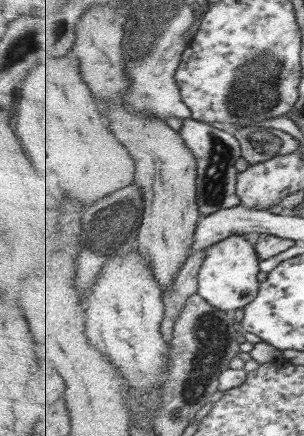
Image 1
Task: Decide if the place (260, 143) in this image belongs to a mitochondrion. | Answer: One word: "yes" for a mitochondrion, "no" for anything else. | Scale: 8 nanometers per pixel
yes

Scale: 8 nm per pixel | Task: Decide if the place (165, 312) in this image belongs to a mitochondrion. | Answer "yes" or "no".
no

